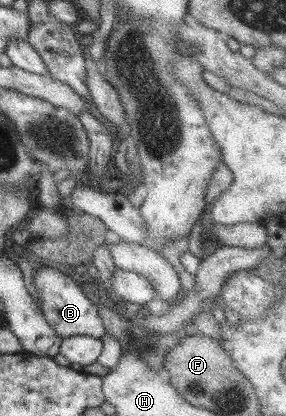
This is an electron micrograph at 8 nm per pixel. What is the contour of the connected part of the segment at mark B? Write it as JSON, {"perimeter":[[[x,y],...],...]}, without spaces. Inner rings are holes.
{"perimeter":[[[40,268],[32,278],[34,292],[43,319],[51,326],[60,338],[69,336],[91,336],[100,338],[105,333],[101,318],[98,316],[97,308],[90,302],[82,292],[81,286],[68,276],[62,274],[55,268]]]}

